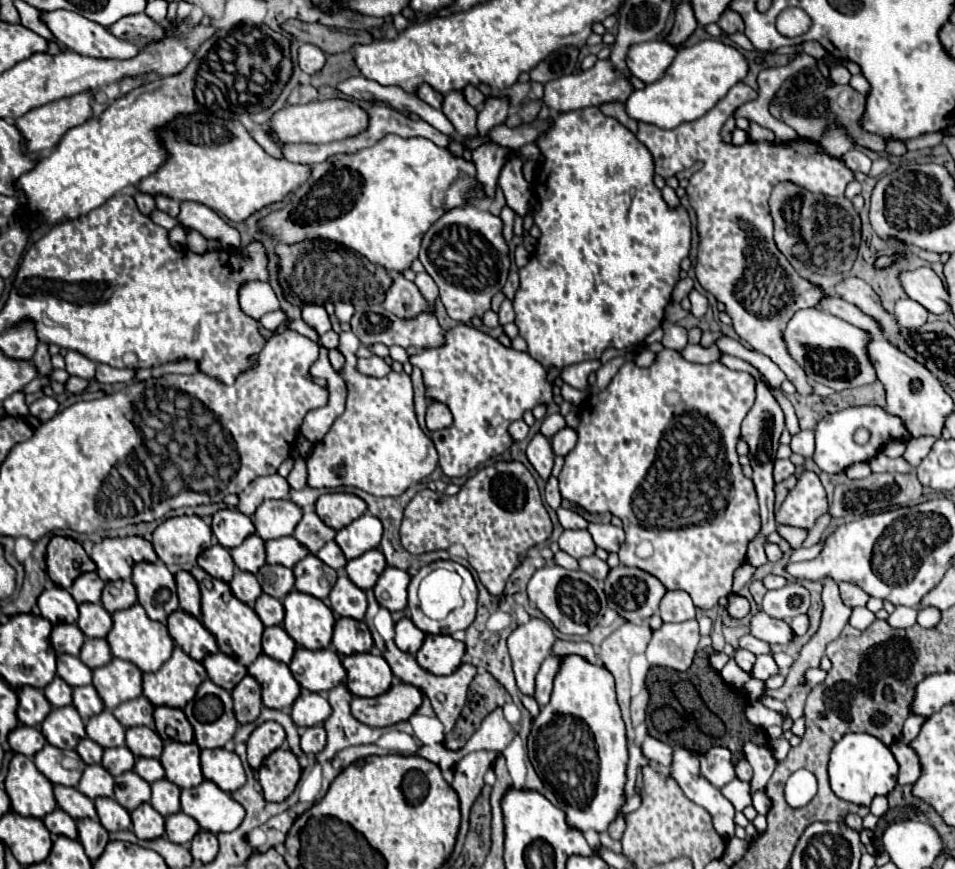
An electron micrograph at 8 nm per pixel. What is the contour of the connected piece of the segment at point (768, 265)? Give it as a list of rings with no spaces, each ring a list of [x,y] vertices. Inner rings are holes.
[[[737,82],[729,94],[719,100],[711,112],[691,124],[681,124],[679,130],[661,130],[653,124],[639,122],[639,142],[647,146],[655,160],[655,172],[663,178],[693,166],[701,160],[705,166],[689,178],[686,195],[695,214],[699,230],[699,256],[695,274],[699,284],[725,304],[725,312],[733,320],[733,330],[753,350],[769,356],[791,380],[799,394],[811,394],[809,380],[801,366],[789,356],[783,330],[787,320],[799,308],[813,308],[823,292],[801,278],[773,242],[773,220],[769,214],[769,194],[777,182],[791,180],[811,192],[841,196],[853,180],[853,172],[839,160],[831,158],[821,146],[809,140],[789,144],[745,142],[743,146],[725,144],[719,136],[723,122],[739,104],[757,98],[757,92],[743,82]]]

